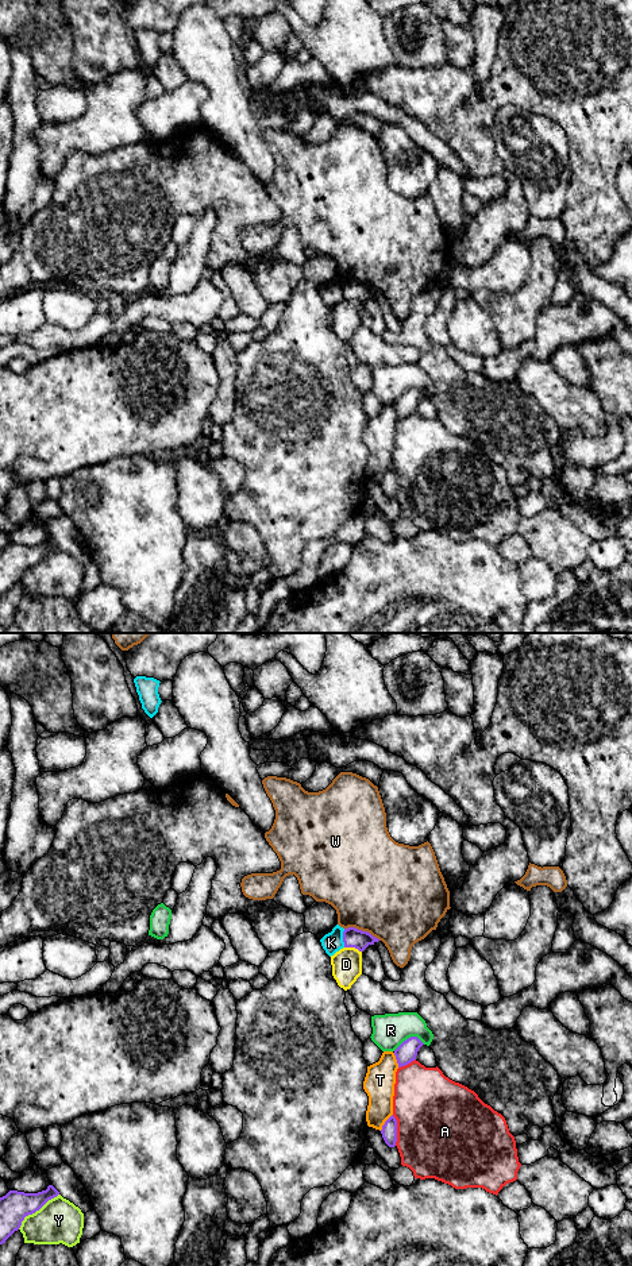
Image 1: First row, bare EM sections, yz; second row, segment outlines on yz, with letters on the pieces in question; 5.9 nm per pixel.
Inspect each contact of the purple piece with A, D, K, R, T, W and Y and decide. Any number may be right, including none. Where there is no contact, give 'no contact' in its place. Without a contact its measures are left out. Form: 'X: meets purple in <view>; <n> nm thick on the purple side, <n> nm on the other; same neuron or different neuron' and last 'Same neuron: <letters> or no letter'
A: meets purple in yz; 100 nm thick on the purple side, 500 nm on the other; different neuron
D: meets purple in yz; 120 nm thick on the purple side, 180 nm on the other; different neuron
K: meets purple in yz; 120 nm thick on the purple side, 120 nm on the other; different neuron
R: meets purple in yz; 120 nm thick on the purple side, 200 nm on the other; different neuron
T: meets purple in yz; 100 nm thick on the purple side, 180 nm on the other; different neuron
W: meets purple in yz; 120 nm thick on the purple side, 500 nm on the other; different neuron
Y: meets purple in yz; 180 nm thick on the purple side, 260 nm on the other; different neuron
Same neuron: no letter

